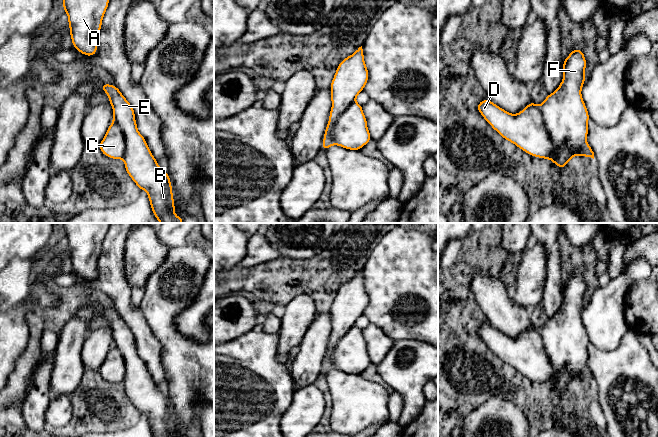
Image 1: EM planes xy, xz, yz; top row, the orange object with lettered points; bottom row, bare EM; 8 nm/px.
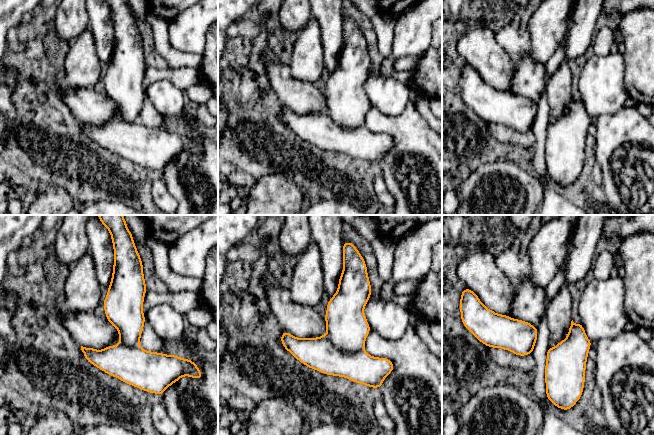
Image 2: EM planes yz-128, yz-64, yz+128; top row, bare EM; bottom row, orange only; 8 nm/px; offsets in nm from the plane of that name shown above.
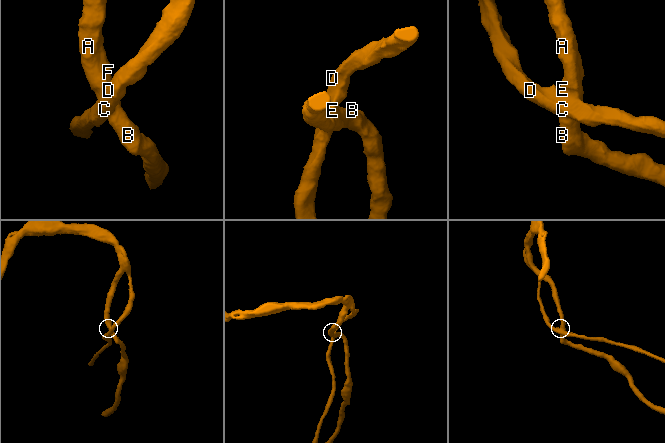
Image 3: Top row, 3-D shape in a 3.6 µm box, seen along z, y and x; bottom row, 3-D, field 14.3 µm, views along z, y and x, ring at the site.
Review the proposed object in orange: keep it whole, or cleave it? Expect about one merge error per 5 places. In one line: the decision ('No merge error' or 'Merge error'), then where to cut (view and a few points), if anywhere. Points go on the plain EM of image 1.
No merge error. No split

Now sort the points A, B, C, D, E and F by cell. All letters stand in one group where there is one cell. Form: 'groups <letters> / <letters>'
groups A B C D E F

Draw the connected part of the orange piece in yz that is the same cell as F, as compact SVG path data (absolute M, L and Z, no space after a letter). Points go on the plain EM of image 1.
M574 273L563 285L562 306L552 318L547 319L541 329L531 326L518 338L511 338L489 323L485 323L477 329L477 333L504 363L531 380L550 383L559 392L564 392L577 379L594 383L594 376L586 366L587 346L590 342L581 319L582 310L586 304L585 293L584 277Z

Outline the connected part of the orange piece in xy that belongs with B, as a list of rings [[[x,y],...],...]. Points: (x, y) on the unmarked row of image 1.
[[[102,307],[101,312],[108,319],[113,333],[113,346],[99,368],[101,376],[109,382],[124,384],[128,399],[140,414],[146,415],[153,437],[174,437],[175,428],[169,398],[159,391],[145,362],[139,357],[131,328],[116,310]]]

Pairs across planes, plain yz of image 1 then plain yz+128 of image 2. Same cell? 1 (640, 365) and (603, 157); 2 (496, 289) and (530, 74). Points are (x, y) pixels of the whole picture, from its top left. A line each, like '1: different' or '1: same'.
1: same
2: different

